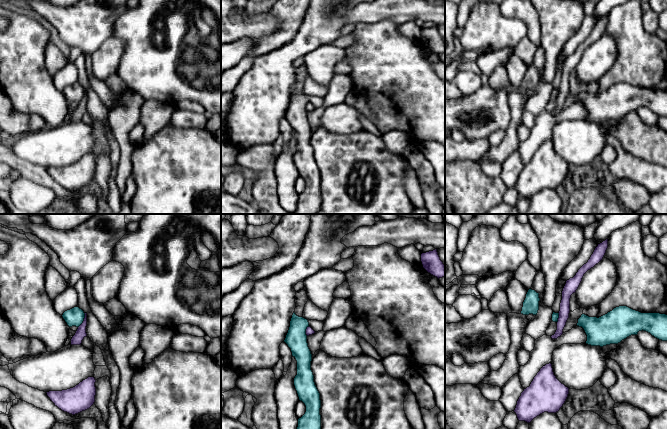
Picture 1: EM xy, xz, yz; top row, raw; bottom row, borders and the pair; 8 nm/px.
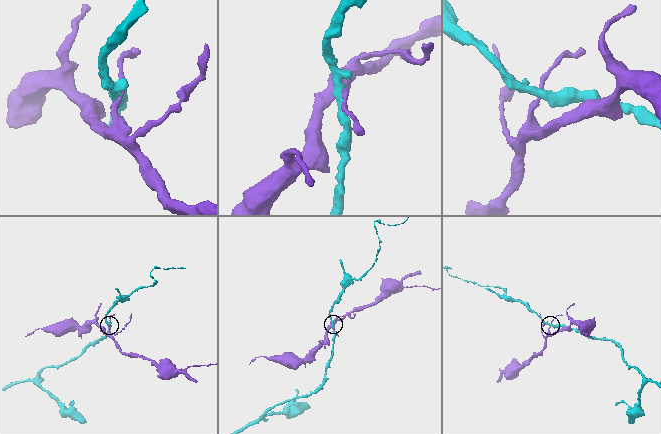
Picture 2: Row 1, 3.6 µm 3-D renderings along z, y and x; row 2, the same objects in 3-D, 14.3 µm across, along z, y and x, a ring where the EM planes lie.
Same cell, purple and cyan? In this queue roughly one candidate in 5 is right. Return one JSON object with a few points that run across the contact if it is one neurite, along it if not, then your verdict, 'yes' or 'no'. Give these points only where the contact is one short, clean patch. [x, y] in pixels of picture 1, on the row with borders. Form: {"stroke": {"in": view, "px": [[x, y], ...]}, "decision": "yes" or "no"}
{"stroke": {"in": "xy", "px": [[85, 313], [84, 320], [78, 327]]}, "decision": "no"}

